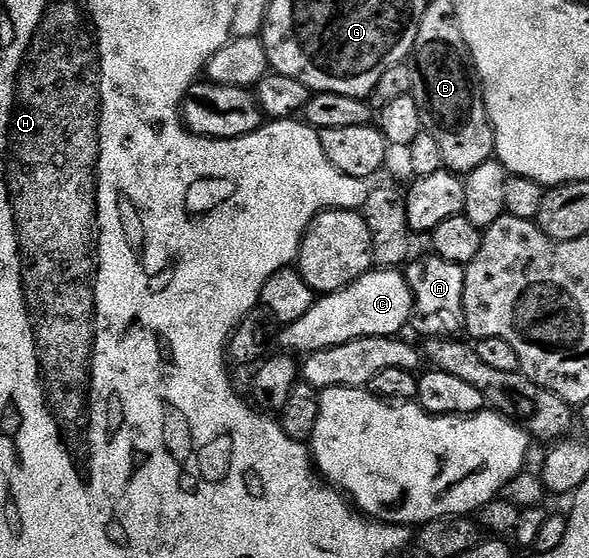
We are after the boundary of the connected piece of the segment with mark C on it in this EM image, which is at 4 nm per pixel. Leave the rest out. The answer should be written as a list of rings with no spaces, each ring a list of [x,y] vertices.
[[[372,269],[357,281],[353,281],[347,287],[342,287],[340,291],[323,293],[316,298],[315,304],[297,321],[286,324],[278,332],[277,343],[284,352],[312,353],[321,349],[329,349],[345,345],[349,341],[358,339],[372,339],[373,337],[395,337],[404,326],[410,324],[412,314],[415,309],[415,298],[411,292],[411,286],[407,284],[407,276],[399,269]]]

